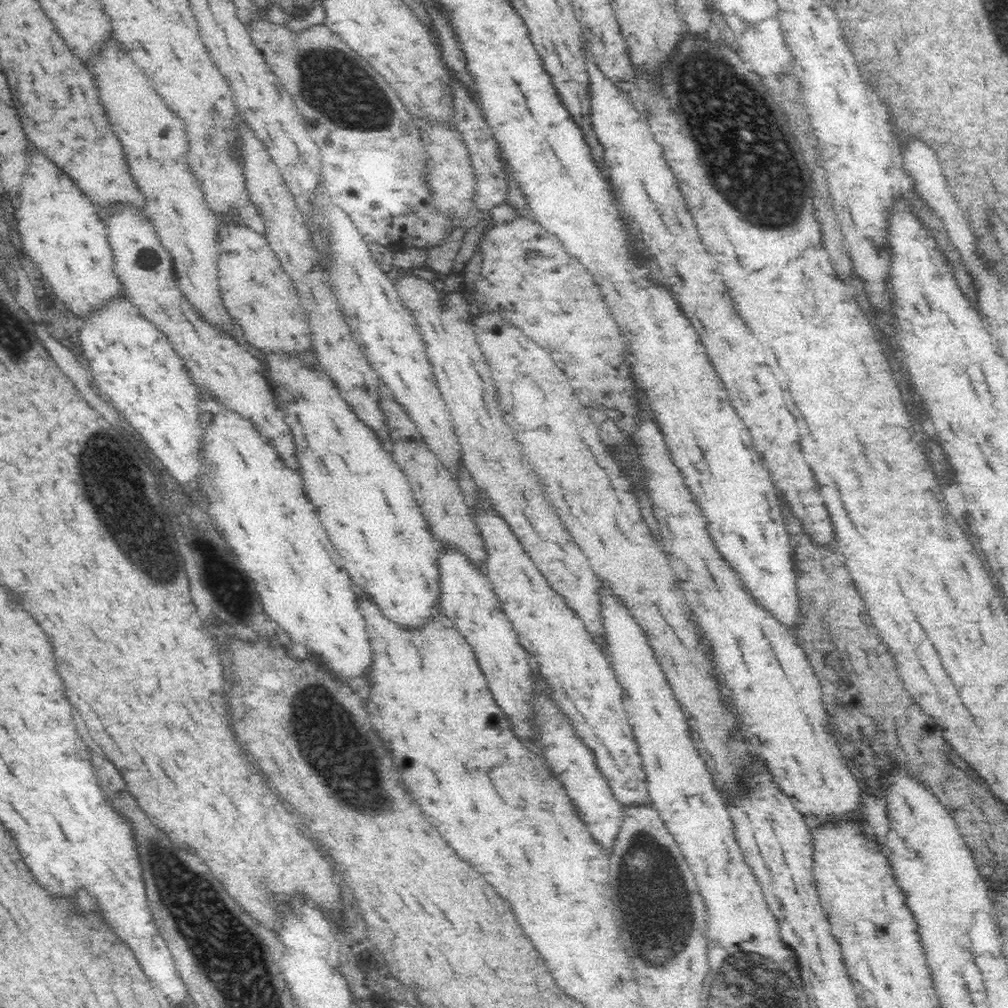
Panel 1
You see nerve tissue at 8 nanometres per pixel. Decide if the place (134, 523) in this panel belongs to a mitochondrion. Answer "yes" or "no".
yes

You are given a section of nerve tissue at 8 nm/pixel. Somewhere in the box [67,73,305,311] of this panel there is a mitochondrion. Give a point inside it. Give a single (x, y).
(149, 261)

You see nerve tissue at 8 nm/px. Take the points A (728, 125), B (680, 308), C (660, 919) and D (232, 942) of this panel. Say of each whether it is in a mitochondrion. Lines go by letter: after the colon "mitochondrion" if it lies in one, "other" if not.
A: mitochondrion
B: other
C: mitochondrion
D: mitochondrion

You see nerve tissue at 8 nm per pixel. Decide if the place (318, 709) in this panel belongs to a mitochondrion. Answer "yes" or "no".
yes

